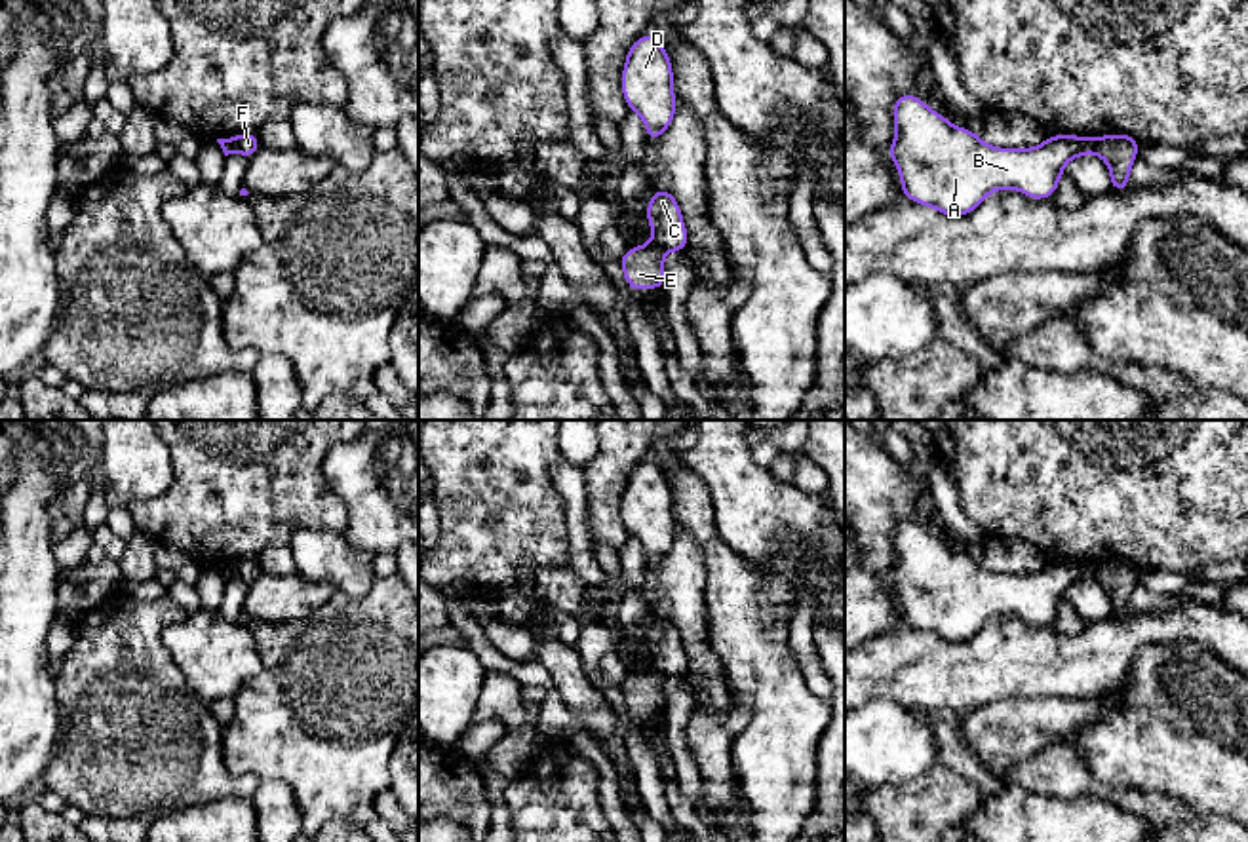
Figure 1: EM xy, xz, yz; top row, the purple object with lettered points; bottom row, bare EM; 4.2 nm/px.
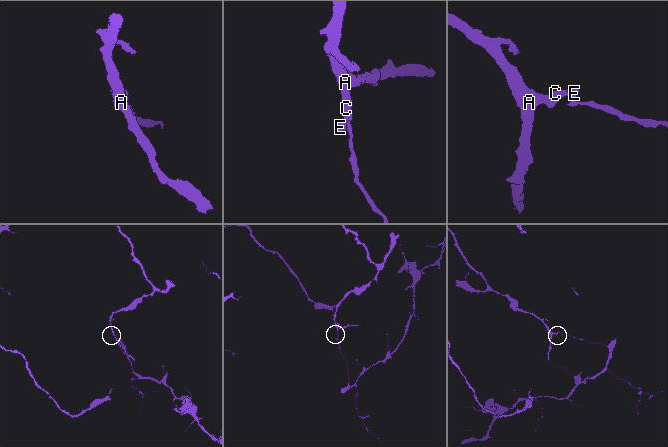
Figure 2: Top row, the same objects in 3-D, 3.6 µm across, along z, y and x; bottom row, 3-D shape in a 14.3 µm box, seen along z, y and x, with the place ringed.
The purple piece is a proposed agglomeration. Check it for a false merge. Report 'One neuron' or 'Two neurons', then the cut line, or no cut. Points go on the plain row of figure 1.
Two neurons. Split along xz (653, 666), (664, 677)

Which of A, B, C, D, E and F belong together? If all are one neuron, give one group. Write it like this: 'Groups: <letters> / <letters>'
Groups: A B C D F / E

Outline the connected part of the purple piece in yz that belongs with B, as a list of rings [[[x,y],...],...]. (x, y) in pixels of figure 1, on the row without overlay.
[[[904,519],[892,530],[896,563],[885,576],[898,593],[904,623],[949,642],[972,639],[987,620],[1014,614],[1029,625],[1046,625],[1058,616],[1069,585],[1094,578],[1096,563],[1052,561],[1035,574],[997,574],[974,557],[957,553],[928,534],[917,521]]]

